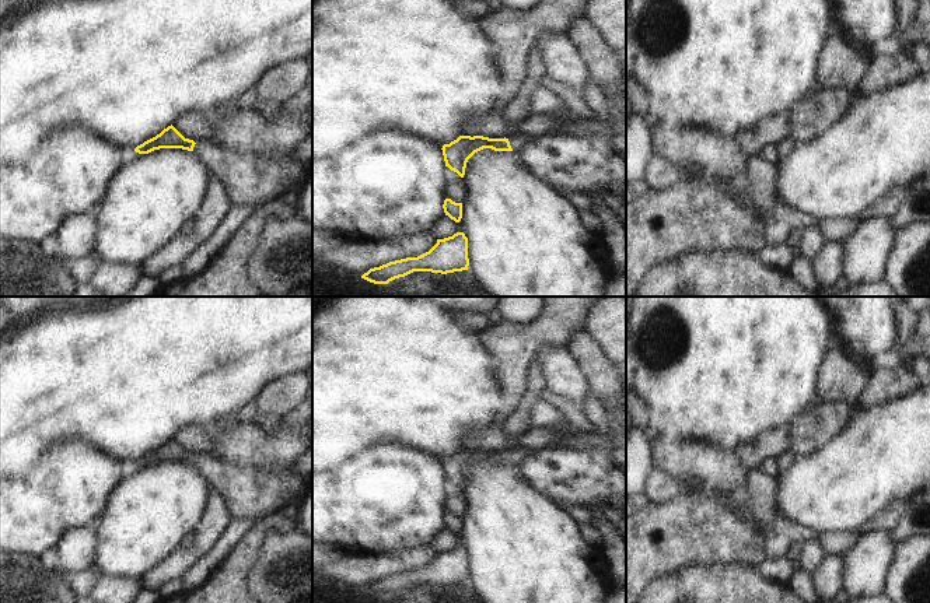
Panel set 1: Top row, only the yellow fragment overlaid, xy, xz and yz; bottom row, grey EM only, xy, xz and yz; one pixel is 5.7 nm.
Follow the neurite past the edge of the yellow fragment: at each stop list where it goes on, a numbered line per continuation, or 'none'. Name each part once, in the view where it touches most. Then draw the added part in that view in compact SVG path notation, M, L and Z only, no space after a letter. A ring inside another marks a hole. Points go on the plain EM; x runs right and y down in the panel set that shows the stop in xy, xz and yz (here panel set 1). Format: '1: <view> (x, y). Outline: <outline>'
1: xz (518, 455). Outline: M522 448L522 449L515 449L515 451L508 452L508 455L510 455L510 459L511 459L513 464L517 466L532 452L534 451L531 451L531 449Z

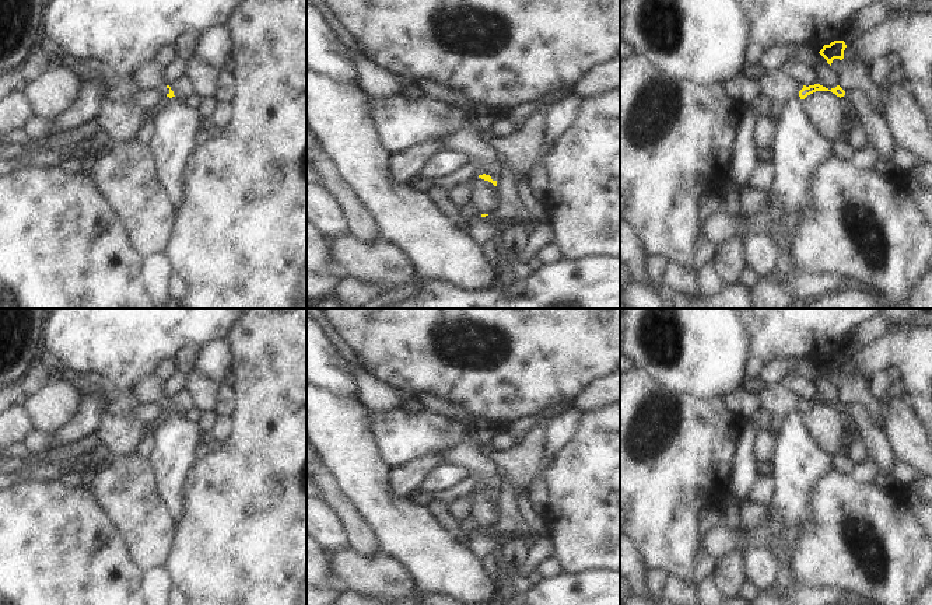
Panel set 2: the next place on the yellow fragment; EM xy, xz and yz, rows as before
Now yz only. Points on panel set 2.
none

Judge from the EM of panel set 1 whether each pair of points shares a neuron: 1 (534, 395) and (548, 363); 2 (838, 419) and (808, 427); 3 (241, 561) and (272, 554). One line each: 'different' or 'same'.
1: different
2: same
3: different

